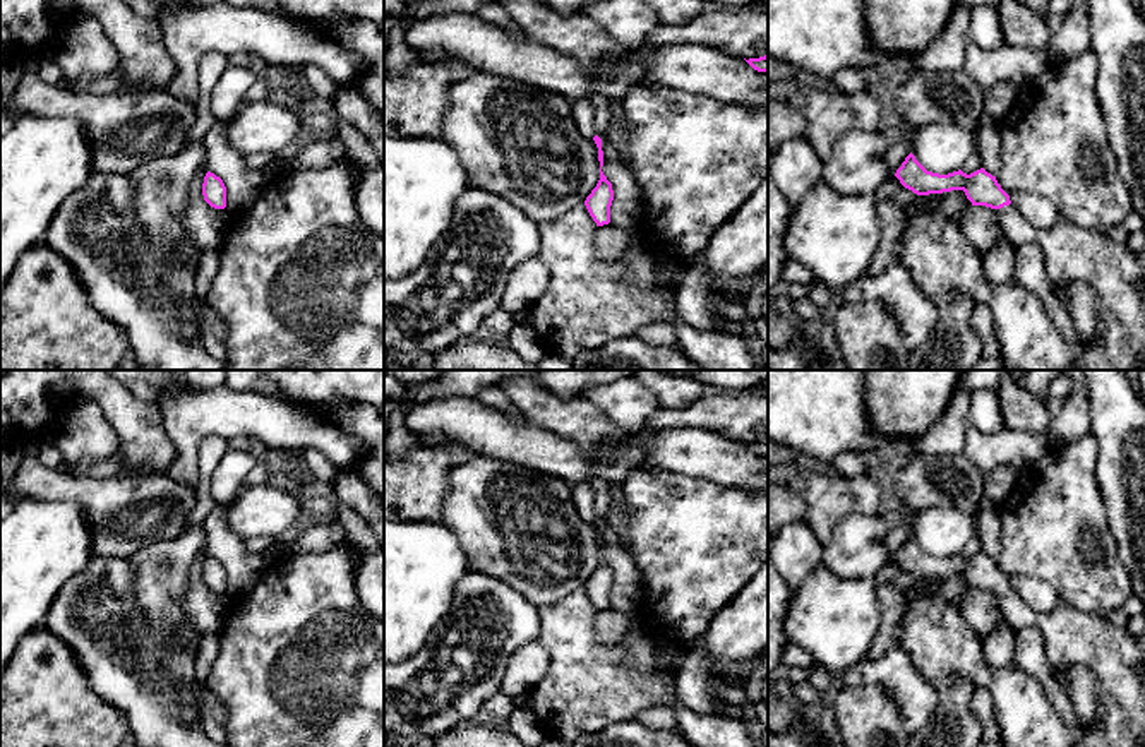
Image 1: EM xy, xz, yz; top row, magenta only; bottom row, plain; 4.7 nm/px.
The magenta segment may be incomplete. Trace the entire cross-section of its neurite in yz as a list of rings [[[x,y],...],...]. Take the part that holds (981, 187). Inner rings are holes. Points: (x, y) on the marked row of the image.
[[[910,152],[895,176],[917,195],[963,190],[972,206],[996,211],[1006,243],[1015,248],[1037,243],[1042,248],[1052,290],[1068,283],[1087,283],[1095,291],[1095,341],[1078,358],[1078,370],[1145,370],[1145,250],[1133,254],[1126,243],[1121,245],[1106,233],[1085,230],[1061,214],[1052,228],[1035,228],[1011,206],[1010,195],[984,168],[970,175],[962,170],[939,175],[927,171]]]

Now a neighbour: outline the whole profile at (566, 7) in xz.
[[[537,0],[562,15],[581,14],[590,3],[598,0]]]

